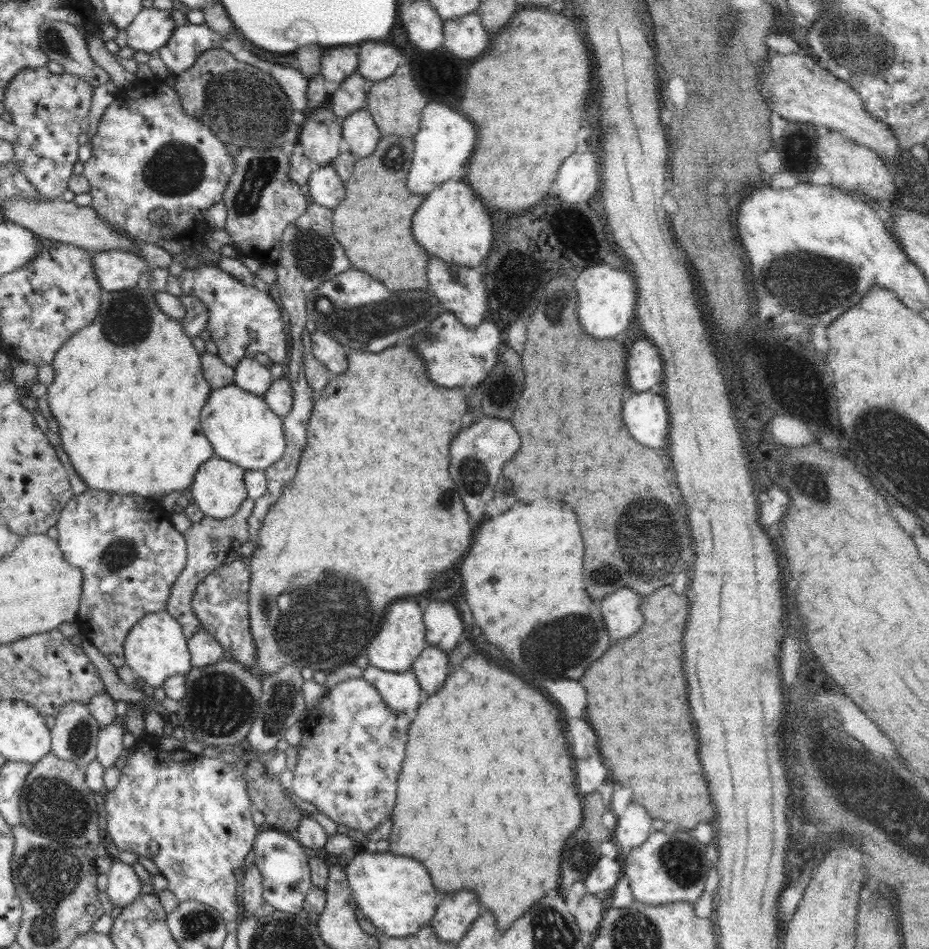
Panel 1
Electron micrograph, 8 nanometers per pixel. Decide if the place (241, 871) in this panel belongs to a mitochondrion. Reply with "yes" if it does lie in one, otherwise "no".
no

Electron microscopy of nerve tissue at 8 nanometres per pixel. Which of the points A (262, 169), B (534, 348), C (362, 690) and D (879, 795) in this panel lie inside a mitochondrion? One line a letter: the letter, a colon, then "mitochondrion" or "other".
A: mitochondrion
B: other
C: other
D: mitochondrion

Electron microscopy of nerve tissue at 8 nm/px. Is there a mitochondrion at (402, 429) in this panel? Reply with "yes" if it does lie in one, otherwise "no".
no

